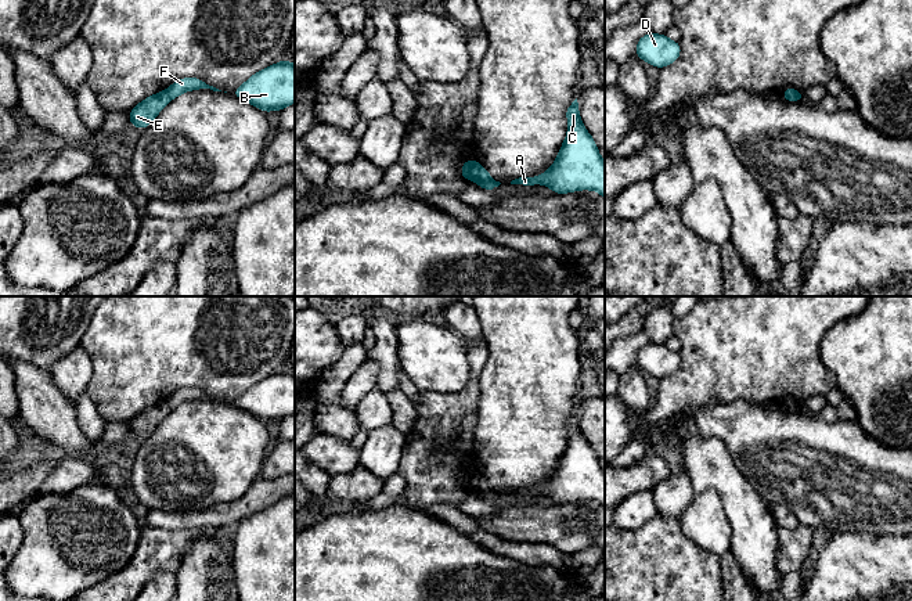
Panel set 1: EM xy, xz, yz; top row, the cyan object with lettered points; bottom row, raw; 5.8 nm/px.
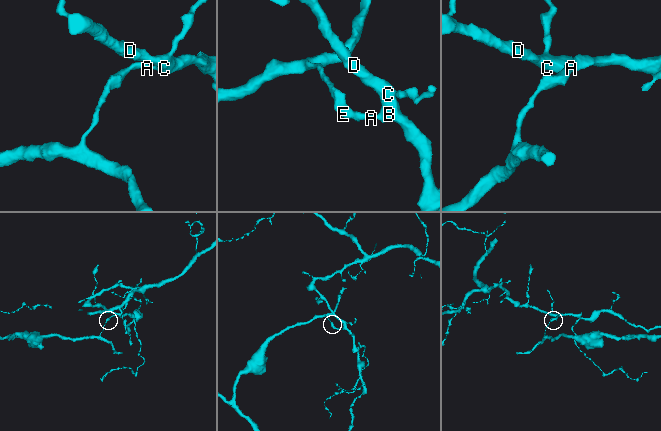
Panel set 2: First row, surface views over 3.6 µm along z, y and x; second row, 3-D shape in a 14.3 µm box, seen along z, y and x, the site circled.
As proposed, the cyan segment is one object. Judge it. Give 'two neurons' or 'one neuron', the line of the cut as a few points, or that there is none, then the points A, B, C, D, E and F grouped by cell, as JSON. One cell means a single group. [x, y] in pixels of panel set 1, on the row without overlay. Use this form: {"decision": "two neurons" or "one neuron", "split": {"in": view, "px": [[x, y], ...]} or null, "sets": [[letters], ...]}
{"decision": "two neurons", "split": {"in": "xz", "px": [[479, 475], [475, 490]]}, "sets": [["A", "B", "C", "D", "F"], ["E"]]}

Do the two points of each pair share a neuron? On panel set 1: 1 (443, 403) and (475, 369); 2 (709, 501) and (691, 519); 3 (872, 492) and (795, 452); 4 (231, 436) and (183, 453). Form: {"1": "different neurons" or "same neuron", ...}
{"1": "same neuron", "2": "same neuron", "3": "same neuron", "4": "same neuron"}

